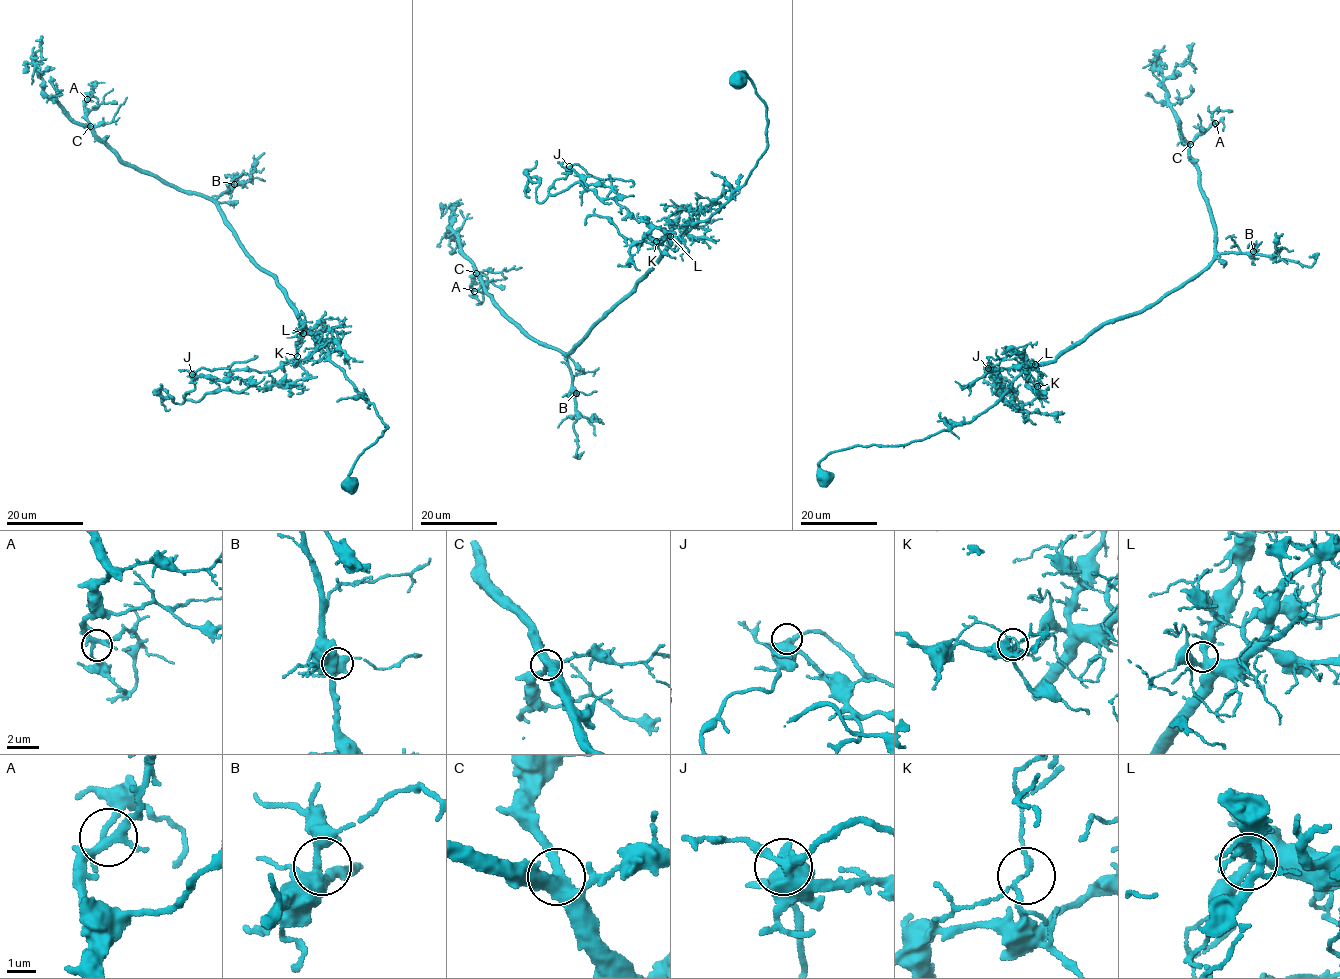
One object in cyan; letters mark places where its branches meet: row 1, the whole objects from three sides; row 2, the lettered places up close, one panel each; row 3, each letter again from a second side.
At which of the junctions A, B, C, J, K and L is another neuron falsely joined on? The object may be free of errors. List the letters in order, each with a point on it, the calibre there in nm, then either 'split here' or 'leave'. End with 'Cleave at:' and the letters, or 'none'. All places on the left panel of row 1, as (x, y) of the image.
A: place (87, 99); calibre 240 nm; leave
B: place (234, 184); calibre 400 nm; leave
C: place (90, 126); calibre 400 nm; leave
J: place (192, 374); calibre 360 nm; leave
K: place (297, 356); calibre 130 nm; split here
L: place (303, 333); calibre 360 nm; leave
Cleave at: K

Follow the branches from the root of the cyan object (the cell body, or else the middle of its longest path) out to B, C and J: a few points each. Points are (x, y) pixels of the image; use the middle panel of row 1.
B: (737, 81), (744, 71), (765, 104), (765, 152), (734, 194), (672, 242), (569, 353), (576, 393)
C: (737, 81), (744, 71), (765, 104), (765, 152), (734, 194), (672, 242), (570, 352), (524, 335), (476, 273)
J: (737, 81), (744, 71), (765, 104), (767, 149), (734, 194), (678, 236), (656, 243), (660, 228), (569, 166)

